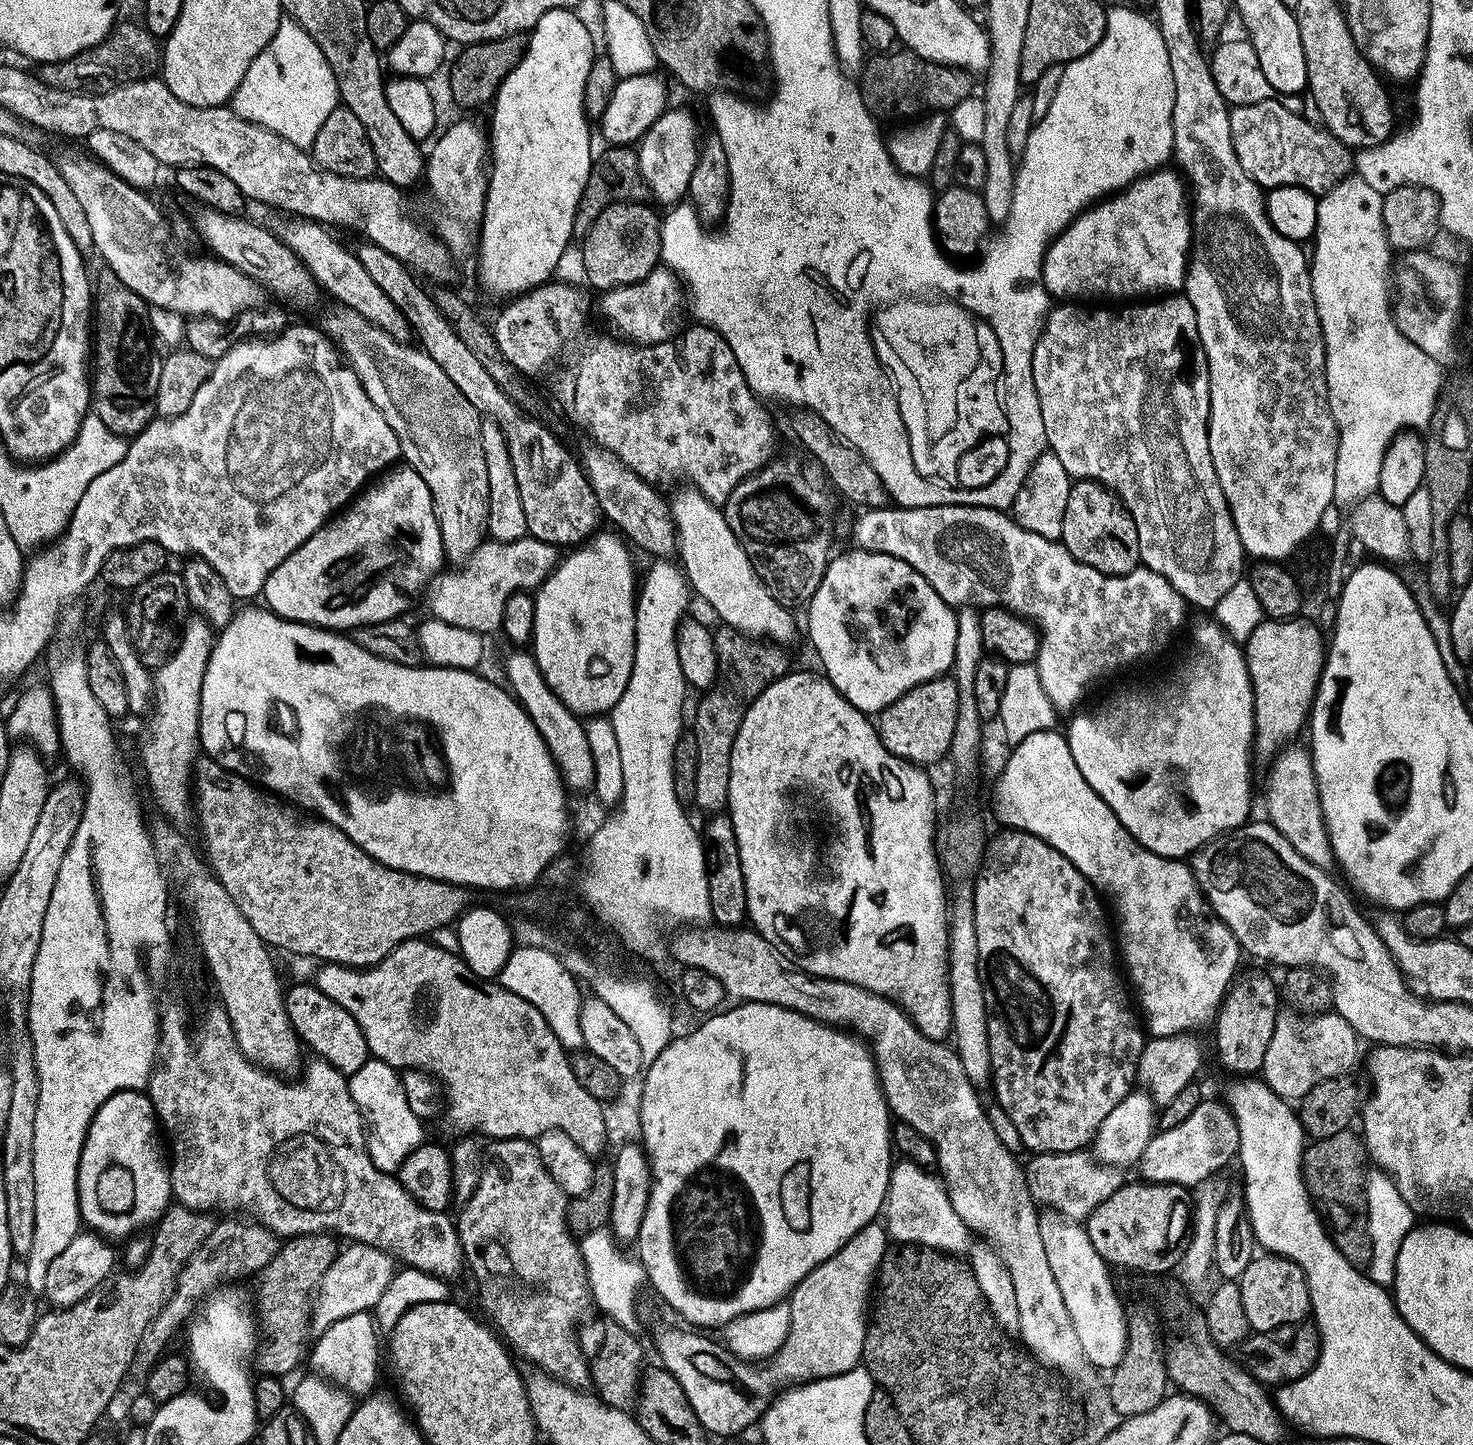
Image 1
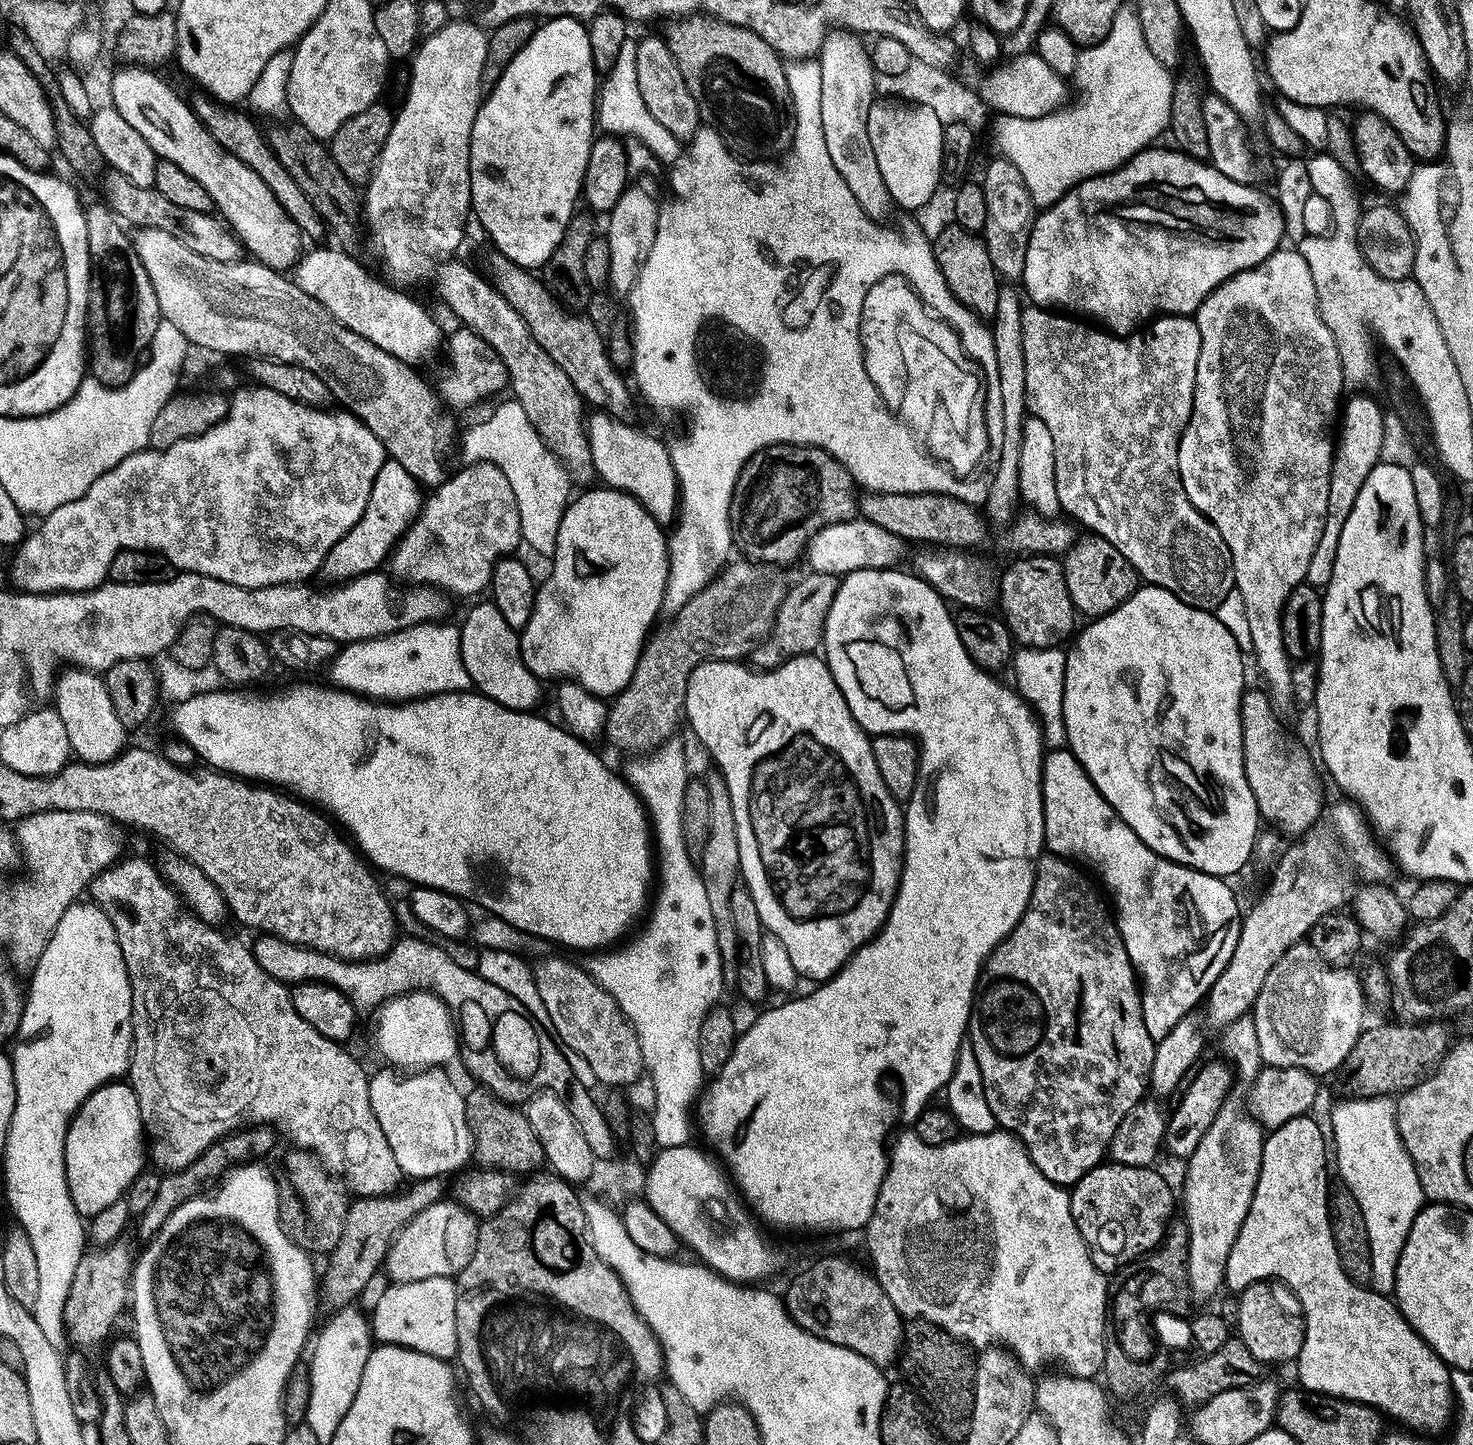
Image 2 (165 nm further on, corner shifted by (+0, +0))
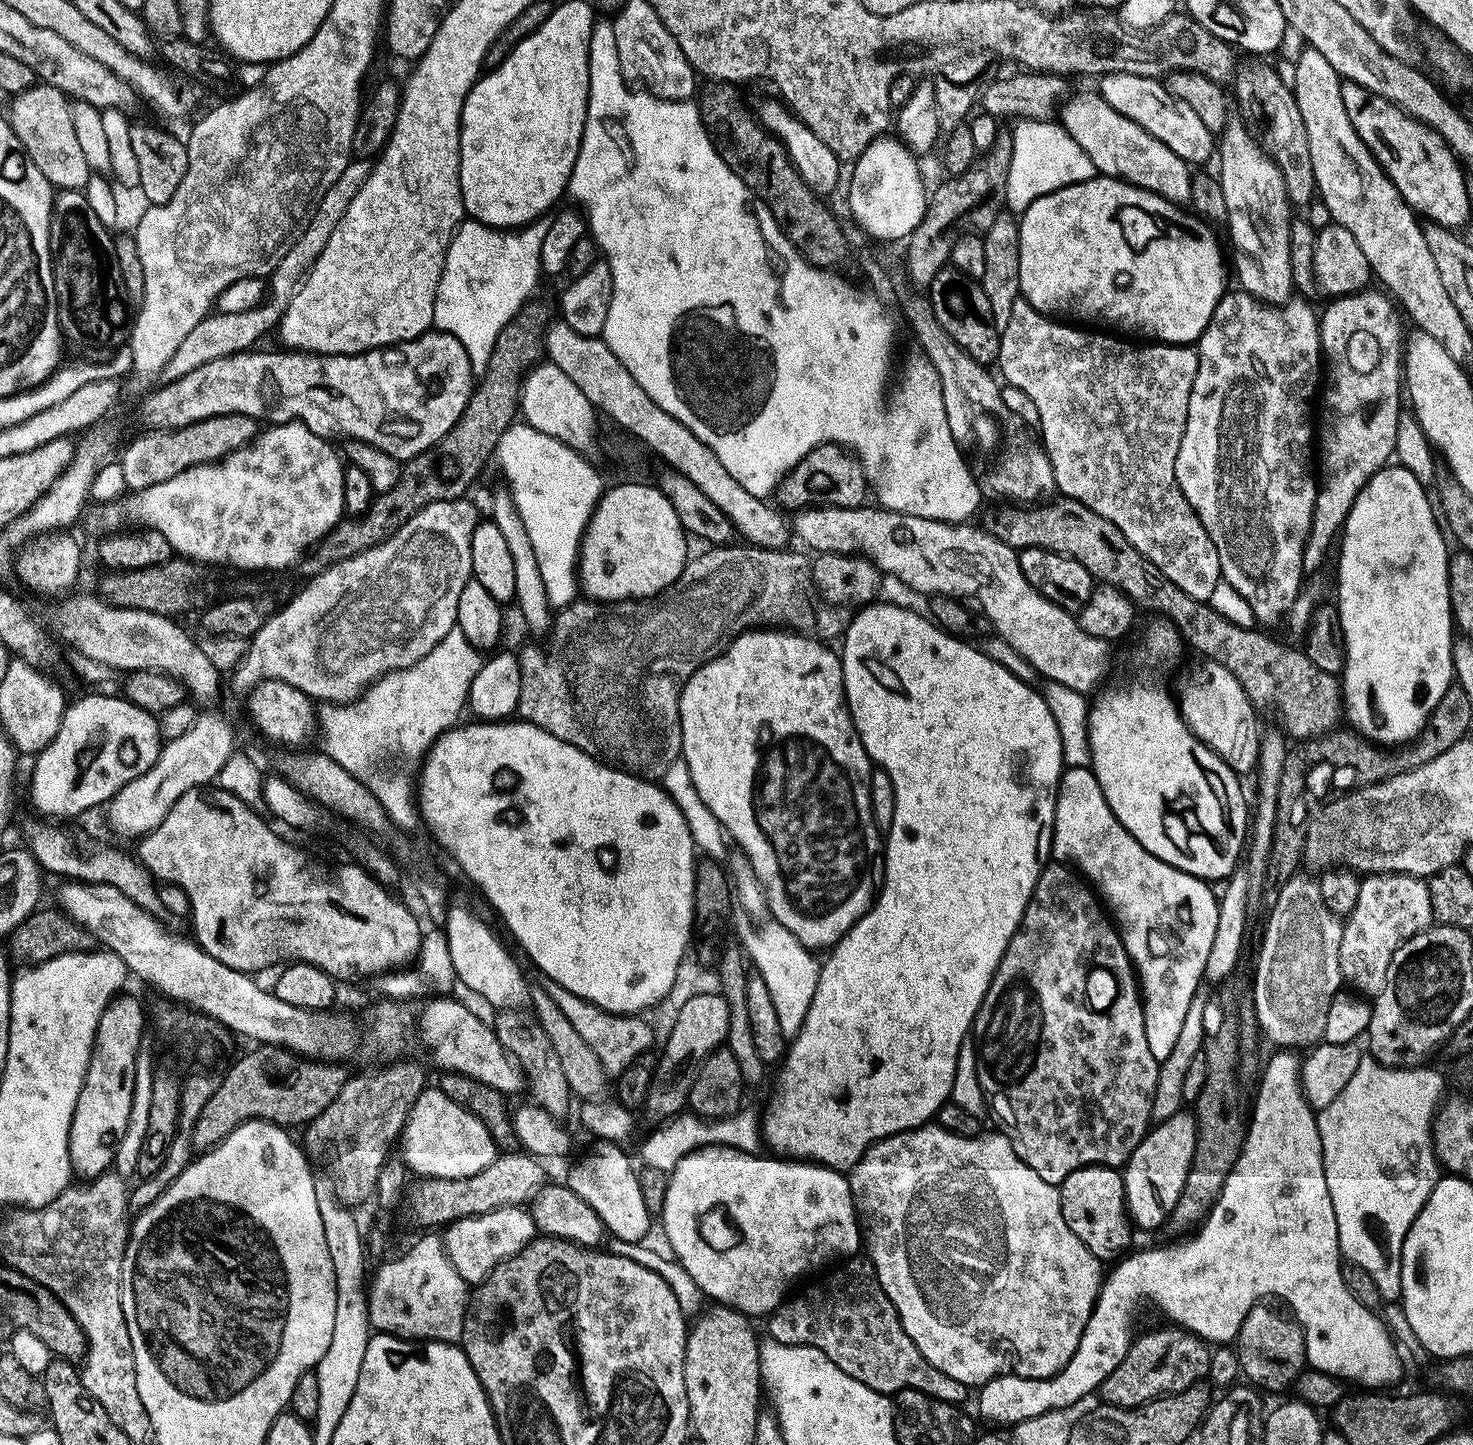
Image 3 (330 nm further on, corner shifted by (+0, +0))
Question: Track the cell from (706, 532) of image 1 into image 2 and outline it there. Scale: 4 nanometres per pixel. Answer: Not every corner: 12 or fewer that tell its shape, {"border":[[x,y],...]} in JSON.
{"border":[[599,410],[586,431],[595,475],[661,526],[678,512],[672,453]]}

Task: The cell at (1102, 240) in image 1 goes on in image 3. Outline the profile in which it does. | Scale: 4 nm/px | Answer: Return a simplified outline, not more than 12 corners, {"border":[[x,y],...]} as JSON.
{"border":[[1099,174],[1018,220],[1039,312],[1195,345],[1213,225]]}

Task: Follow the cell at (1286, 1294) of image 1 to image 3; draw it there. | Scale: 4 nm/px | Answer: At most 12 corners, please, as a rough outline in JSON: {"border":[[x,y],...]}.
{"border":[[1253,1304],[1236,1331],[1240,1371],[1257,1389],[1291,1389],[1304,1331]]}

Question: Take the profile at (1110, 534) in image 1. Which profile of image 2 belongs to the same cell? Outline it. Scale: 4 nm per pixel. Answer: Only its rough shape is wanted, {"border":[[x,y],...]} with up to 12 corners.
{"border":[[1106,538],[1063,553],[1072,605],[1104,616],[1141,587]]}

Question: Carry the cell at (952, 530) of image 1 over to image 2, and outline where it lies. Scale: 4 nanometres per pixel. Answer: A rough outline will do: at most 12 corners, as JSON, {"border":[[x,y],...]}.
{"border":[[853,518],[812,536],[807,567],[841,578],[895,568],[902,541]]}

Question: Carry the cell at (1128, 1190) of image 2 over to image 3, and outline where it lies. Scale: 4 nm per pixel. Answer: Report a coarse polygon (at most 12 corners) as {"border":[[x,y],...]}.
{"border":[[1091,1164],[1058,1187],[1062,1218],[1102,1262],[1133,1247],[1119,1167]]}

